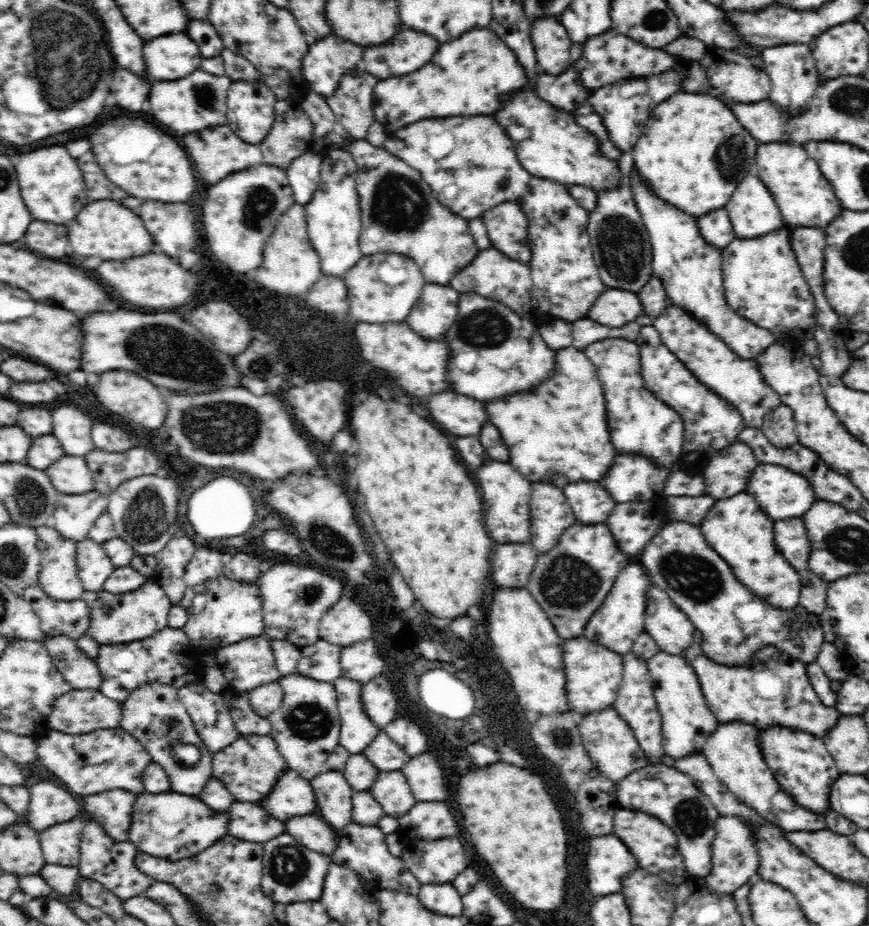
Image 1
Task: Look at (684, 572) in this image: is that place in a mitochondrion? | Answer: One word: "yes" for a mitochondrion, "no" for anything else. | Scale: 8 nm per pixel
yes

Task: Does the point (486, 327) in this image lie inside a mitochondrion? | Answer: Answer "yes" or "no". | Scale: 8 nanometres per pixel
yes

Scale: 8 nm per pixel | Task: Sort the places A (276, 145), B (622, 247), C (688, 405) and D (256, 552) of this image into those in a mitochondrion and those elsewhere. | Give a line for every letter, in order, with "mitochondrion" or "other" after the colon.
A: other
B: mitochondrion
C: other
D: other

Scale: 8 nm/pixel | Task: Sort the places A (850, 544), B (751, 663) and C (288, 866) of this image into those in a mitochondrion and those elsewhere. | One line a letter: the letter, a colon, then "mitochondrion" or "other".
A: mitochondrion
B: other
C: mitochondrion

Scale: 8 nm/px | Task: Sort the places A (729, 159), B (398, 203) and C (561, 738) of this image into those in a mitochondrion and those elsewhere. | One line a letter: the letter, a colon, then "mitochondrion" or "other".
A: mitochondrion
B: mitochondrion
C: mitochondrion

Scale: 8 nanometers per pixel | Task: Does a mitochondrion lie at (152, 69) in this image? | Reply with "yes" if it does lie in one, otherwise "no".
no

